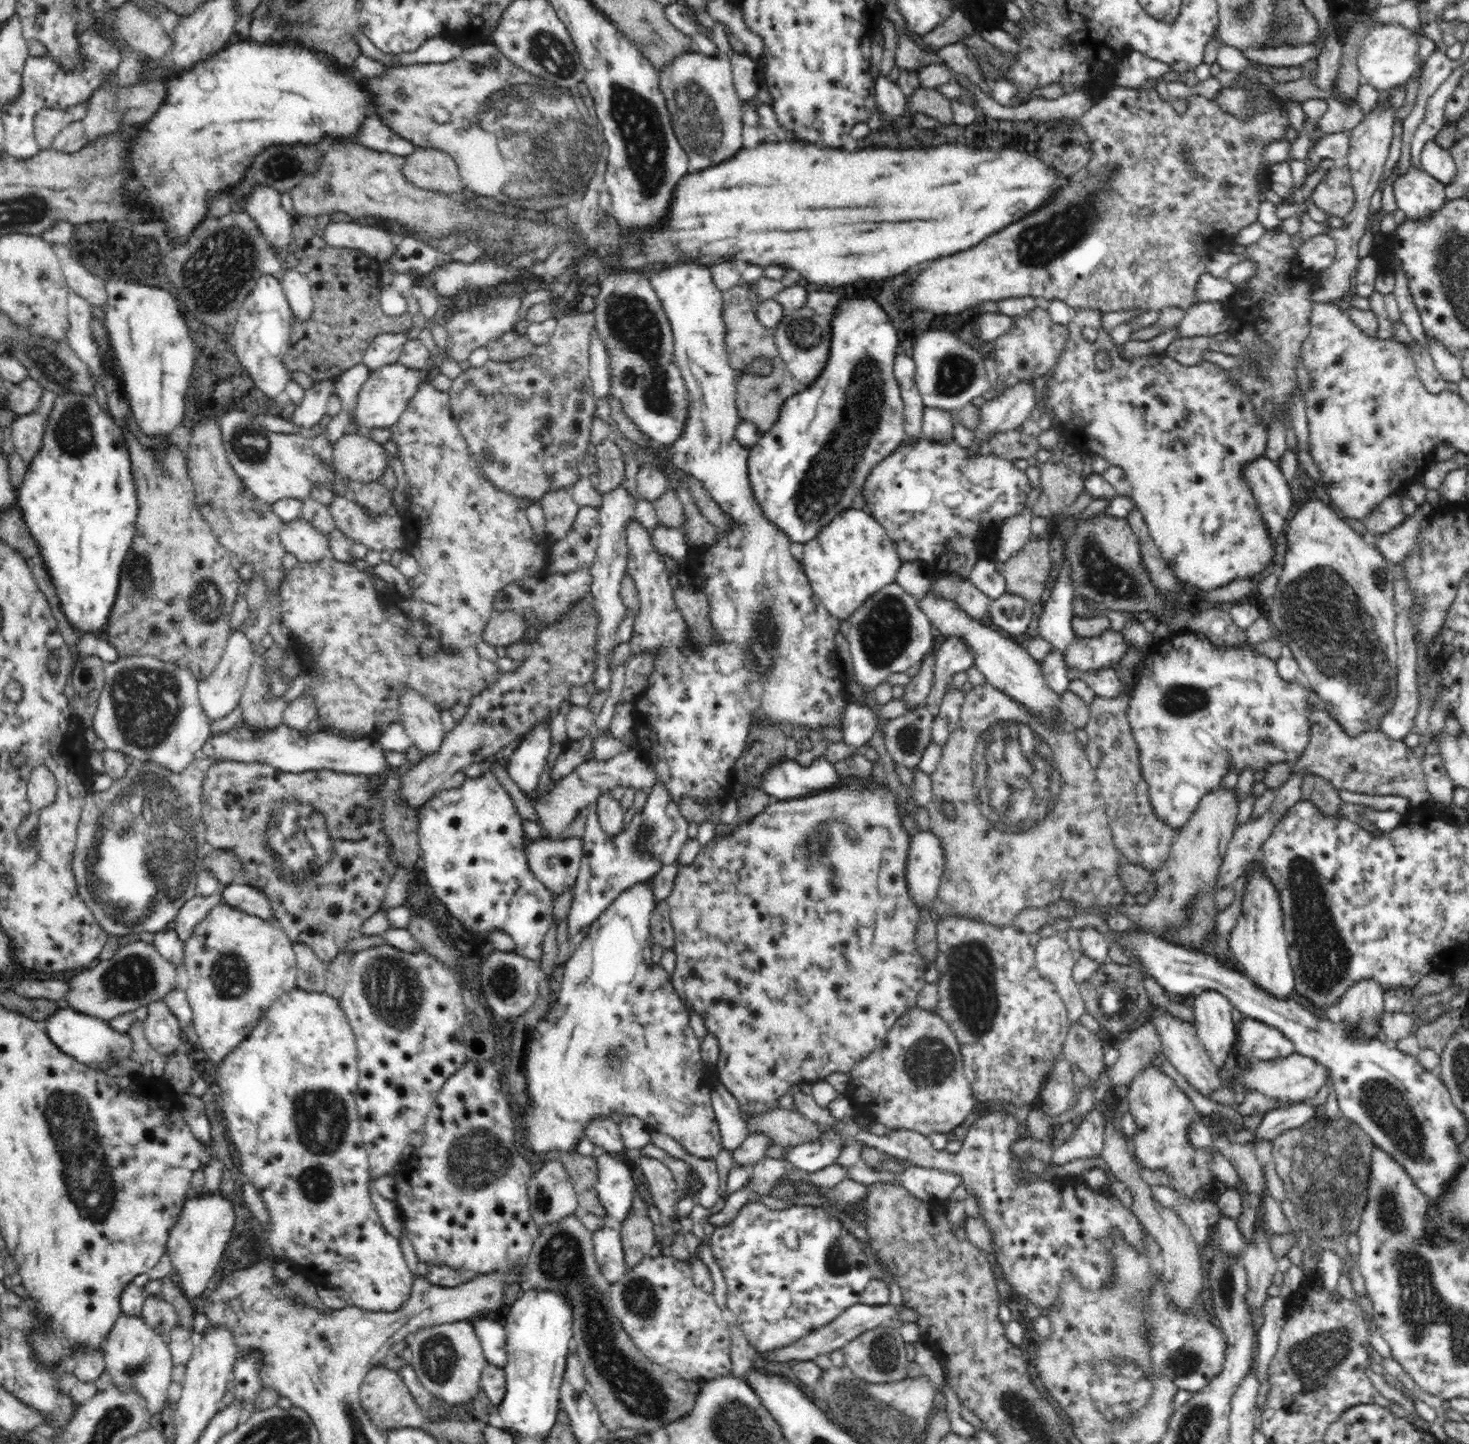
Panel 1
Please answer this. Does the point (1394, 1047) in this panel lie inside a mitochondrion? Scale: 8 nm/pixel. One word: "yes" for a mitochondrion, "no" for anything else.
no

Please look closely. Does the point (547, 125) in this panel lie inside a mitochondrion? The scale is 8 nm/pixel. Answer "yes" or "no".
yes

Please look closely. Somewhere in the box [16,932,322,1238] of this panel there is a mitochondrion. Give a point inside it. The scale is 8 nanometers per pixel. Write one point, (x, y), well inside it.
(70, 1125)

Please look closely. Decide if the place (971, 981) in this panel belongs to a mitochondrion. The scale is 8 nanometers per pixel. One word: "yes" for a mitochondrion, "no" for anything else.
yes

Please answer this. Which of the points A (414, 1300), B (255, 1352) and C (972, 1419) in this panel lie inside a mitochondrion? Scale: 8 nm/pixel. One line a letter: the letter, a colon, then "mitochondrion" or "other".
A: other
B: other
C: other

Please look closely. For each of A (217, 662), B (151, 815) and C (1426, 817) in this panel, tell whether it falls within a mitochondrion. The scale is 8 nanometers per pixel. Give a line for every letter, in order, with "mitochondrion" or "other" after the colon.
A: other
B: mitochondrion
C: other

